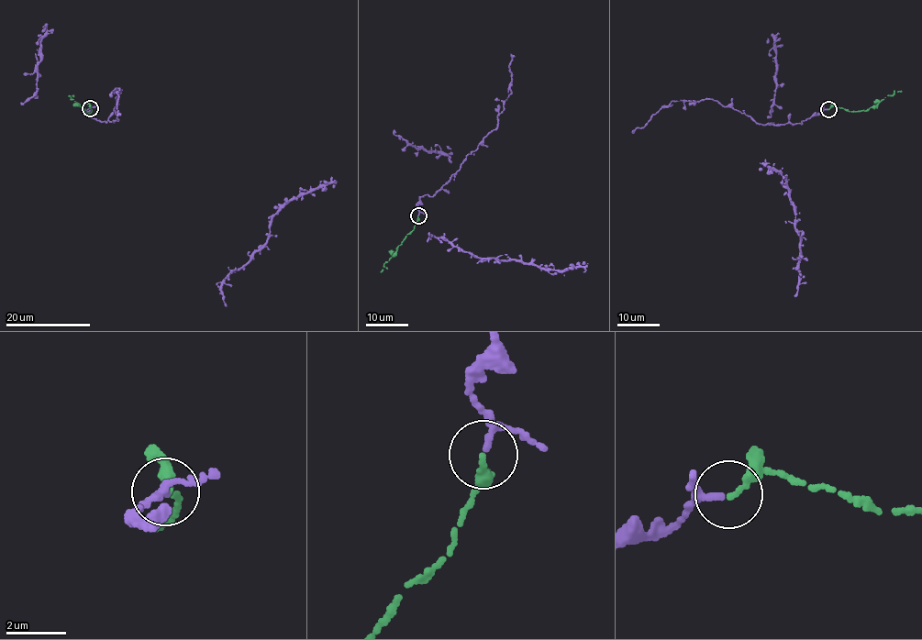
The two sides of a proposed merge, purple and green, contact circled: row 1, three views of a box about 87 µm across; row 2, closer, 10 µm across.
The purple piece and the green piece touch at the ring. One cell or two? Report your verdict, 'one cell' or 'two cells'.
one cell

